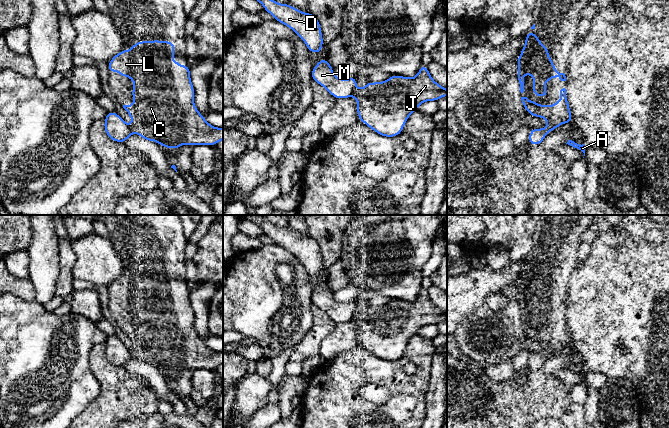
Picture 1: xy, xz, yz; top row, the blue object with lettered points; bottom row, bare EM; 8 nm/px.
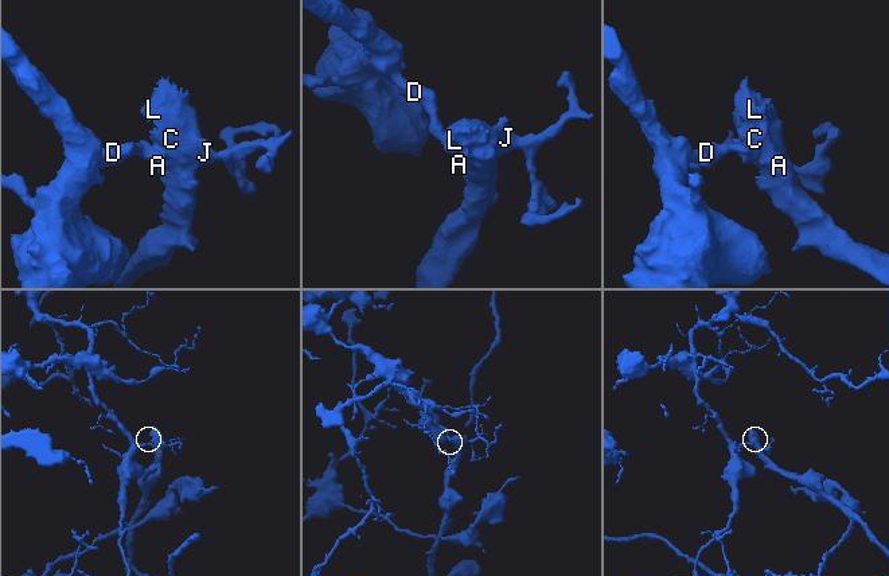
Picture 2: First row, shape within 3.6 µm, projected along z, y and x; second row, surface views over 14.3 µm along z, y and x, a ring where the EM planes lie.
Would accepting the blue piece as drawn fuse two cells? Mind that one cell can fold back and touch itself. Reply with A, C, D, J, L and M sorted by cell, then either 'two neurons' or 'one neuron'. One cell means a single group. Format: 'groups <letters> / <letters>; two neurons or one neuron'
groups A C J L / D M; two neurons

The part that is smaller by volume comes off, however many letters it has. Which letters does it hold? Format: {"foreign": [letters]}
{"foreign": ["A", "C", "J", "L"]}

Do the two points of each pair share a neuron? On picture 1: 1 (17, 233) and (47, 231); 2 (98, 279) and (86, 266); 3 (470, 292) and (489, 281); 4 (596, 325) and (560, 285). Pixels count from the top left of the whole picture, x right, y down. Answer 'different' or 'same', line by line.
1: different
2: same
3: same
4: different

